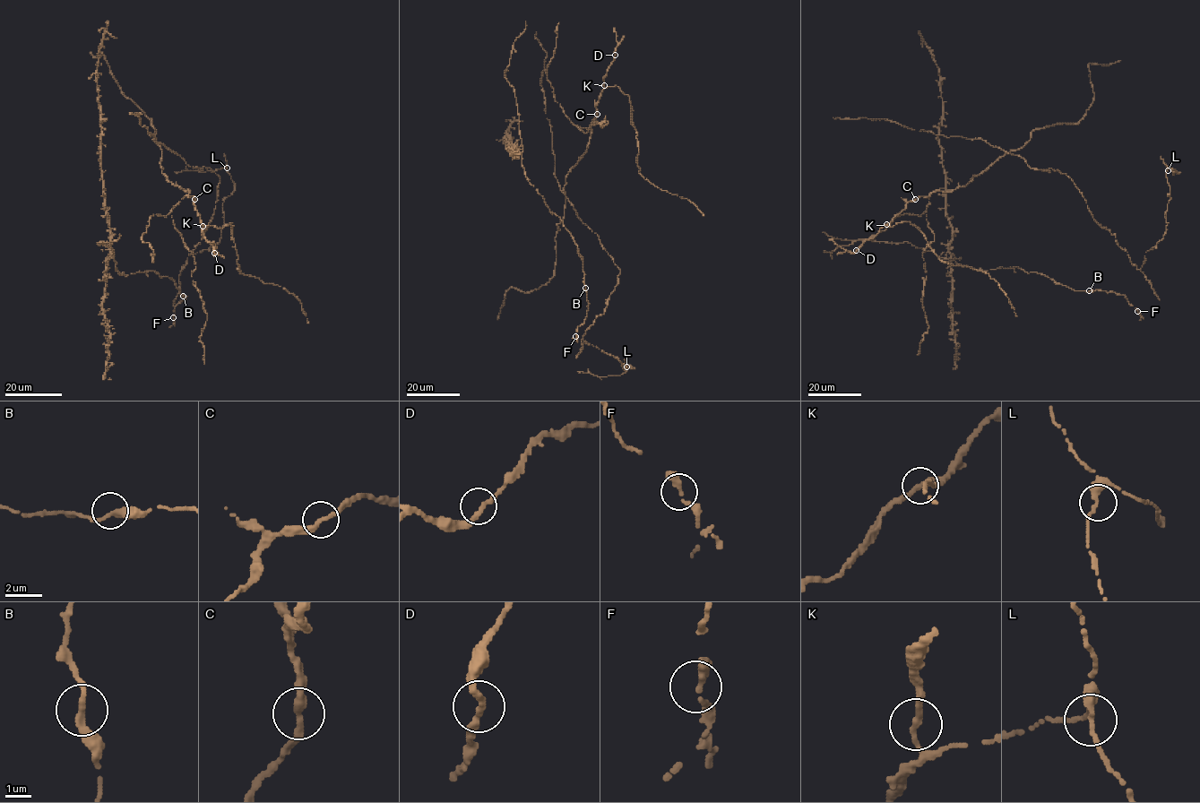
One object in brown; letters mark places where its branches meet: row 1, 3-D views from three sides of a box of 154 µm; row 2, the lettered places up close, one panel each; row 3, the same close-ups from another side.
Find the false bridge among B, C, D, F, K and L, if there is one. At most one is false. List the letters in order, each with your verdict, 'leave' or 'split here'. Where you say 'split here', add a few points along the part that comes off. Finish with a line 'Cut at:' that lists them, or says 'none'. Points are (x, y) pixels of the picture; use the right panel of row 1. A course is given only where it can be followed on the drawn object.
B: leave
C: leave
D: leave
F: leave
K: leave
L: leave
Cut at: none

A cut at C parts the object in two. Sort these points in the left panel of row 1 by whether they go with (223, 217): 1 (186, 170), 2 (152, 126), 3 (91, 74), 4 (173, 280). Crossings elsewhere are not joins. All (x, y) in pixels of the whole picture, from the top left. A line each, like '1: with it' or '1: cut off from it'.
1: with it
2: cut off from it
3: with it
4: with it

